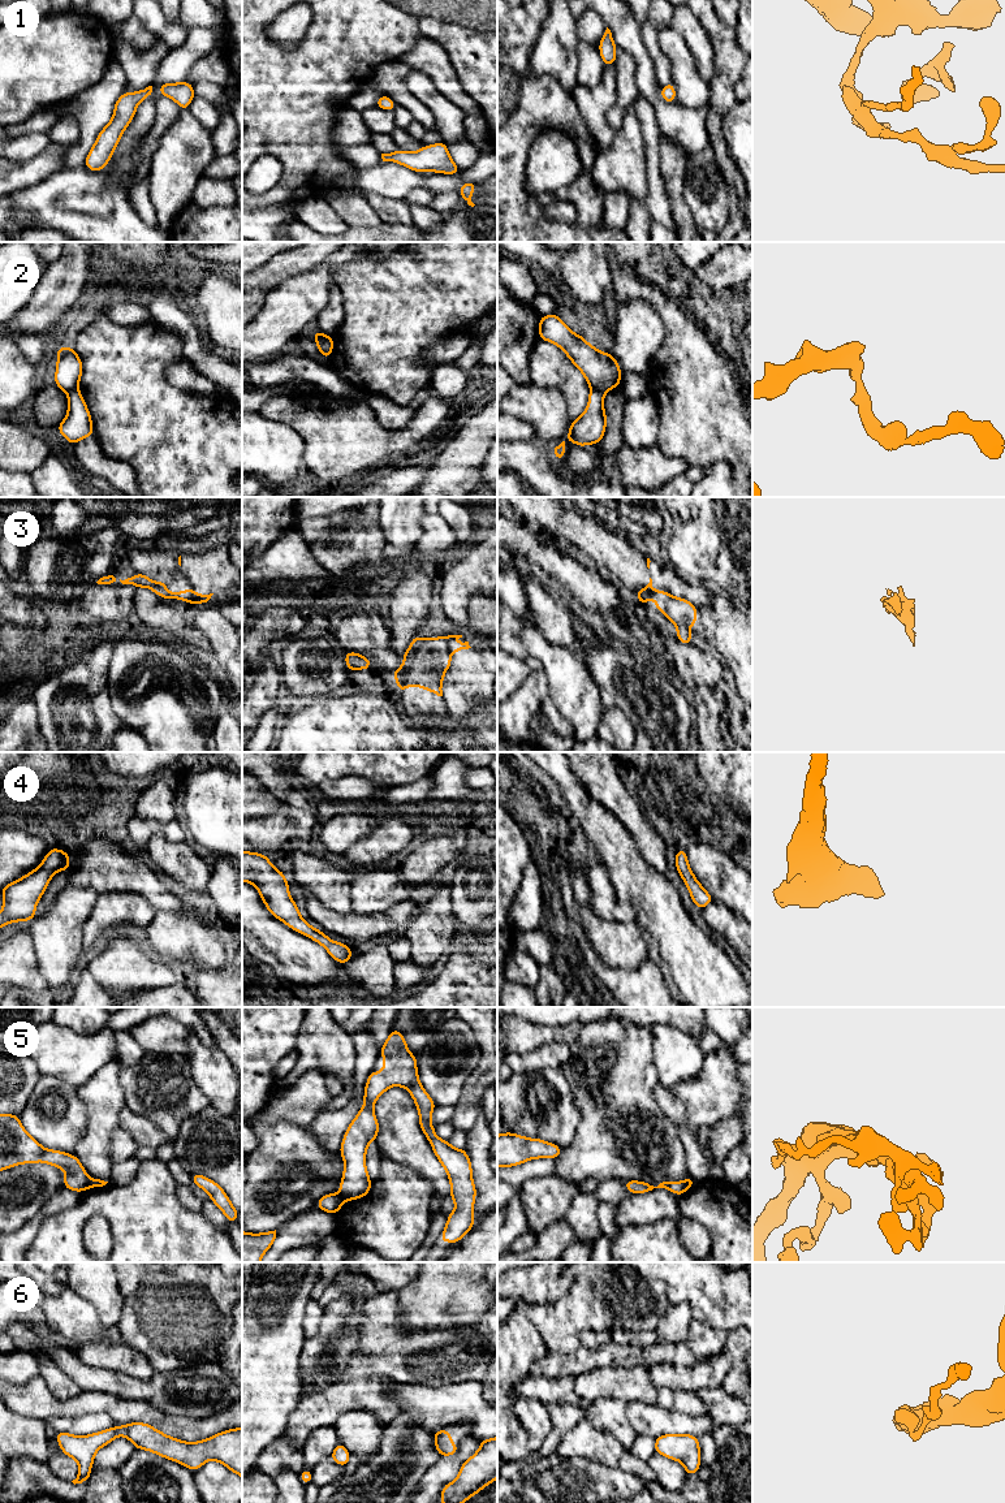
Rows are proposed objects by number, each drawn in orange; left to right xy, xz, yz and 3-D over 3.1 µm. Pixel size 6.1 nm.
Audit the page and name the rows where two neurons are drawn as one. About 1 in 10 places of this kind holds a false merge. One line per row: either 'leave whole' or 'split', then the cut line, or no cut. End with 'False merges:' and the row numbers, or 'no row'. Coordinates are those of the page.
1: leave whole; no cut
2: split; cut in yz along (591, 388), (603, 393)
3: split; cut in yz along (654, 591), (645, 592), (638, 599)
4: leave whole; no cut
5: split; cut in xy along (90, 1179), (87, 1187)
6: leave whole; no cut
False merges: 2, 3, 5

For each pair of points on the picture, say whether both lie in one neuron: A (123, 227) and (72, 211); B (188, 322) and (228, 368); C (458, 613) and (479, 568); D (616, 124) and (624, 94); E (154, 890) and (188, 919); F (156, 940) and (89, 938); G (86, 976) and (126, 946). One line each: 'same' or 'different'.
A: same
B: same
C: same
D: different
E: different
F: different
G: different

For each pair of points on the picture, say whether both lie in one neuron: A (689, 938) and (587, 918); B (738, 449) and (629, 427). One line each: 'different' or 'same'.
A: different
B: different

